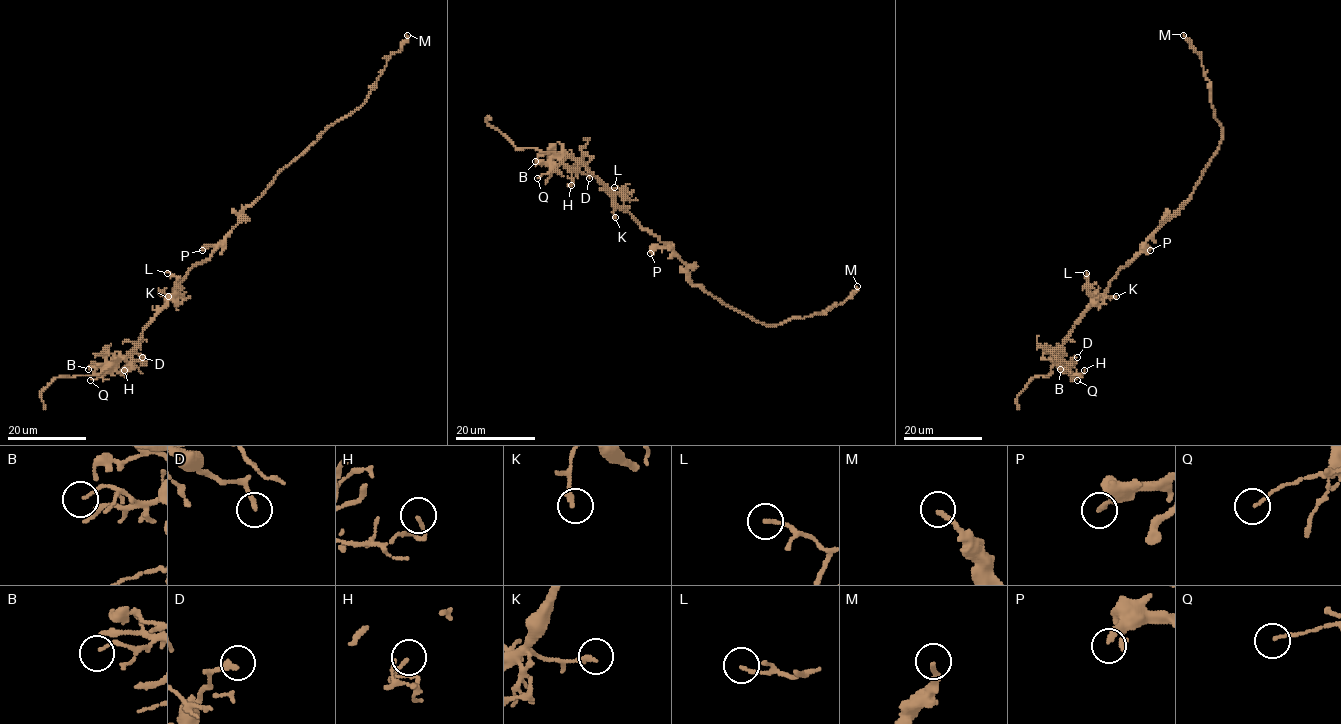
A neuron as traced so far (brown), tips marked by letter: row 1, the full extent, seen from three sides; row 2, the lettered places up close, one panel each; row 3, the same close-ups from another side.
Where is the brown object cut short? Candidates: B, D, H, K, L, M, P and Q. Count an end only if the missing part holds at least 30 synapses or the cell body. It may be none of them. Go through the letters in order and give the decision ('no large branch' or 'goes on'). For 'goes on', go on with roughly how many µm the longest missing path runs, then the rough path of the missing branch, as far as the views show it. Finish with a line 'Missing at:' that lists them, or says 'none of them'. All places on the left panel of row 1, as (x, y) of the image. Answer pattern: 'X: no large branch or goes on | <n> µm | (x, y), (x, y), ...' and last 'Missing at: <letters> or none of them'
B: no large branch
D: no large branch
H: no large branch
K: no large branch
L: no large branch
M: no large branch
P: no large branch
Q: no large branch
Missing at: none of them

